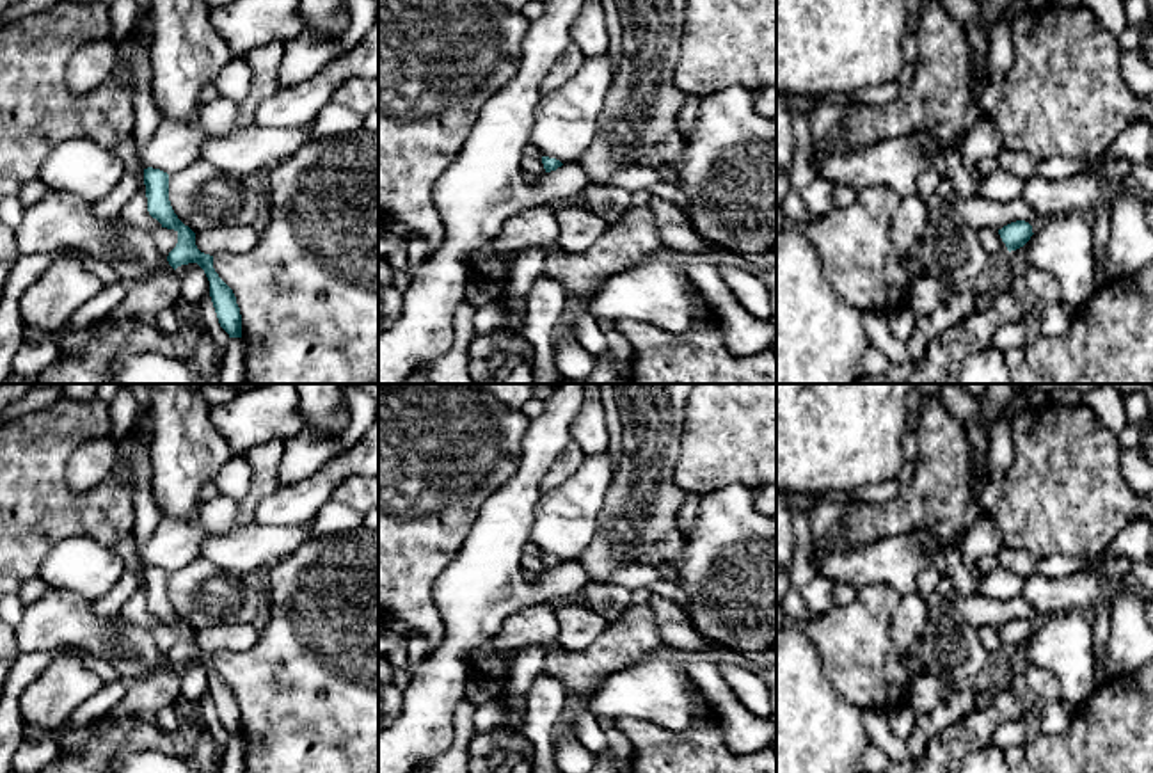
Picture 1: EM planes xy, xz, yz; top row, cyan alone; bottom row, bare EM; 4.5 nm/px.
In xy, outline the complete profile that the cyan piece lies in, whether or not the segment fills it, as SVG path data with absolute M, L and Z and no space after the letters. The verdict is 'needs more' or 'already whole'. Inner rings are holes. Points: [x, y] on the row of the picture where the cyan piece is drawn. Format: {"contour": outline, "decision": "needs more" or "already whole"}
{"contour": "M147 167L144 169L144 185L149 215L156 219L162 227L174 229L178 233L178 243L167 256L169 265L176 270L181 265L197 263L210 281L210 297L220 327L229 334L229 338L242 338L242 315L236 297L215 272L213 256L197 249L195 233L174 213L169 201L169 174L160 169Z", "decision": "already whole"}

